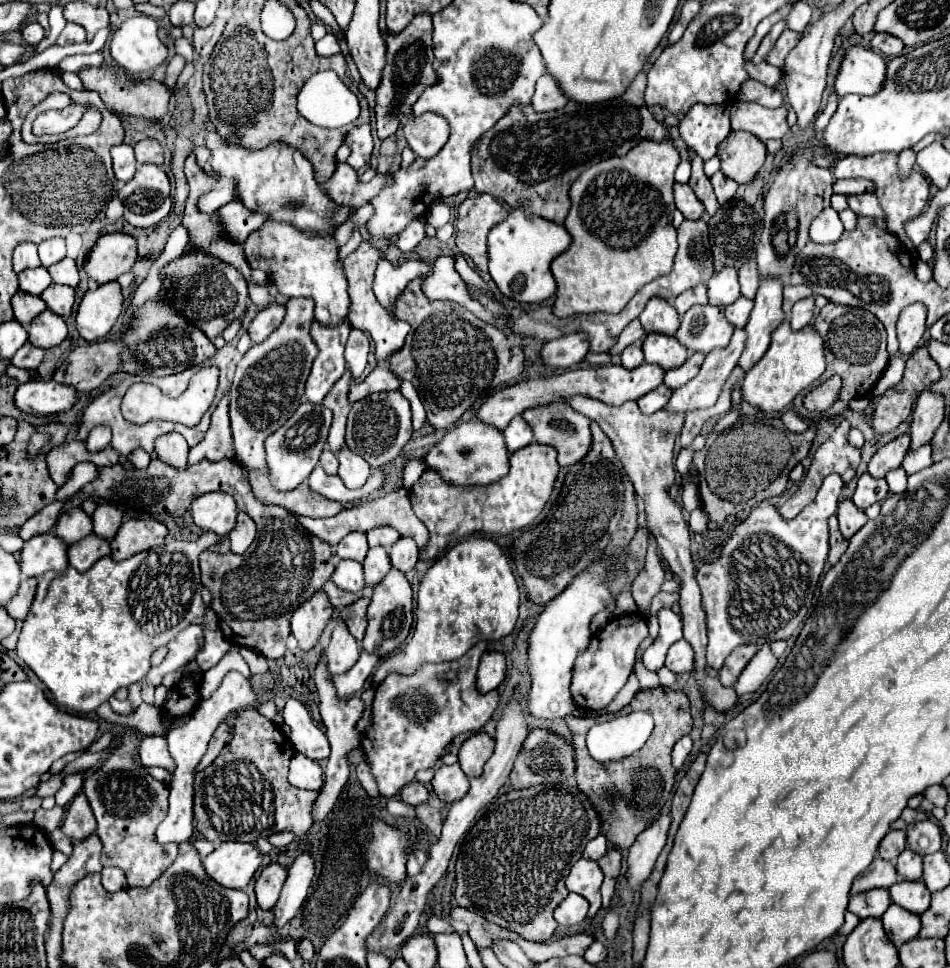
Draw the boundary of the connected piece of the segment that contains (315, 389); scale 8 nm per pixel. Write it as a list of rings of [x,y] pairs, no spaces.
[[[314,321],[312,325],[312,337],[320,349],[318,357],[314,359],[310,377],[306,381],[306,399],[310,403],[322,403],[326,393],[332,389],[332,385],[344,375],[346,363],[344,363],[344,345],[350,333],[350,323],[338,325],[338,329],[326,329],[324,325],[318,325]]]

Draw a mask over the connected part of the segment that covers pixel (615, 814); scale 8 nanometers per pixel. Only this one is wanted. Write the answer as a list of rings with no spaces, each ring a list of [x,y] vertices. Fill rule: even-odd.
[[[656,687],[640,691],[632,703],[638,703],[638,711],[648,711],[654,717],[654,729],[642,751],[634,753],[626,761],[612,761],[598,763],[590,757],[586,749],[586,733],[588,729],[580,729],[580,725],[594,725],[590,717],[566,717],[568,727],[574,733],[574,749],[576,749],[576,781],[578,789],[588,797],[594,805],[600,821],[602,831],[608,839],[608,847],[614,849],[628,849],[634,839],[662,813],[664,805],[668,803],[676,769],[672,767],[670,751],[674,743],[688,735],[692,729],[692,717],[688,709],[688,697],[682,691],[674,691],[668,687]],[[634,771],[636,771],[636,785],[634,785]]]

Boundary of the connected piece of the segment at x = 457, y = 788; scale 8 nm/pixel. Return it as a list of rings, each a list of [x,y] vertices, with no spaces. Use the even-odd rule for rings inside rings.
[[[442,765],[436,769],[436,775],[432,779],[432,789],[444,803],[454,803],[468,791],[470,783],[460,765]]]

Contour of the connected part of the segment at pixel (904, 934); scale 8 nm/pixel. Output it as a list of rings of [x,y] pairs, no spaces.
[[[894,903],[882,915],[882,923],[884,923],[884,931],[886,931],[888,939],[896,947],[918,937],[918,931],[920,931],[920,917]]]

